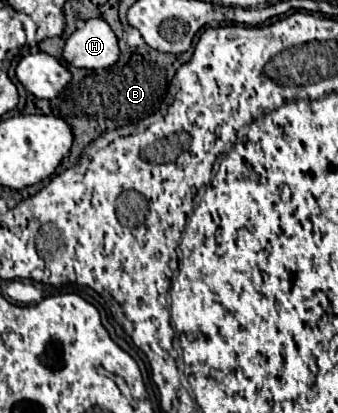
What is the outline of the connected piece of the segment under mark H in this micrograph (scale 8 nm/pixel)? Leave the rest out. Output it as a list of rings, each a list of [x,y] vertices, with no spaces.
[[[88,19],[64,45],[64,59],[74,67],[104,69],[114,65],[118,57],[118,37],[104,19]]]

